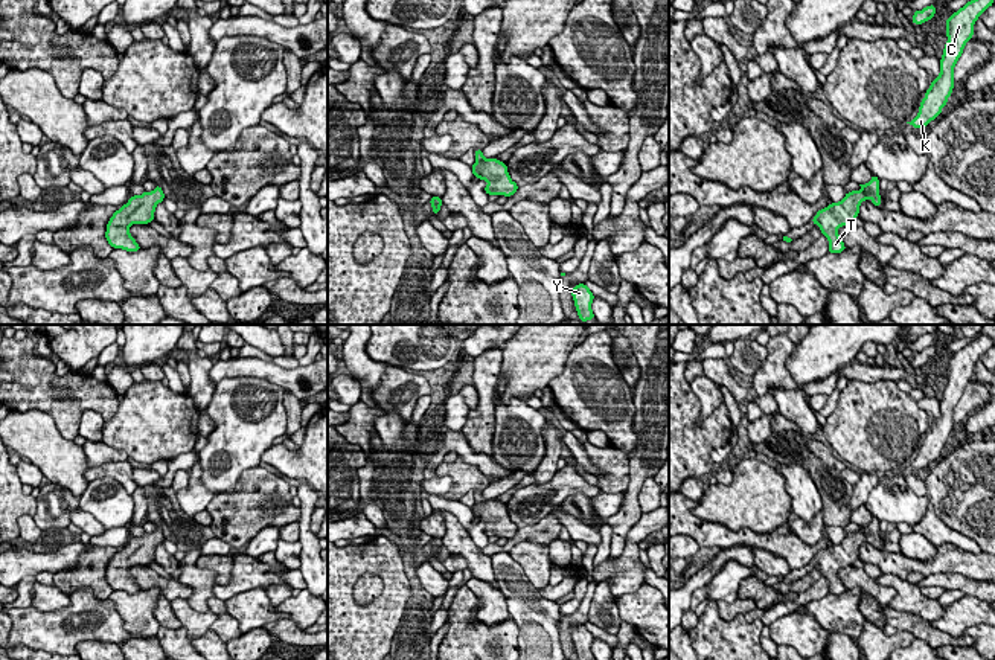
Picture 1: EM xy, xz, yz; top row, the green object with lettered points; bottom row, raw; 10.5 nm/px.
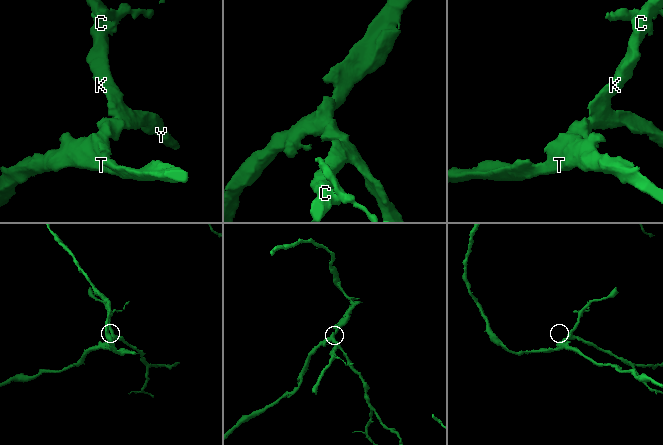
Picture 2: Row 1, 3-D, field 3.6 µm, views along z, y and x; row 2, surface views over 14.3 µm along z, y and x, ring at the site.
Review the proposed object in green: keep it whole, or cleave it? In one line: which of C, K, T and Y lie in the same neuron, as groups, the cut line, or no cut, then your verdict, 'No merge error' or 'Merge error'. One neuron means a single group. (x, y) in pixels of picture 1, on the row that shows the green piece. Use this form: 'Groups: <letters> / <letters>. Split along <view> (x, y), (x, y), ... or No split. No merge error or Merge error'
Groups: C K T Y. No split. No merge error

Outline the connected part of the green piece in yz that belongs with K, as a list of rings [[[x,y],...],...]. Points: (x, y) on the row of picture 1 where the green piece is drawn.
[[[971,0],[946,18],[948,41],[939,62],[940,75],[925,91],[917,116],[907,123],[914,128],[926,128],[931,120],[942,114],[942,108],[946,105],[954,88],[954,67],[961,56],[966,43],[974,37],[975,21],[992,5],[993,0]]]

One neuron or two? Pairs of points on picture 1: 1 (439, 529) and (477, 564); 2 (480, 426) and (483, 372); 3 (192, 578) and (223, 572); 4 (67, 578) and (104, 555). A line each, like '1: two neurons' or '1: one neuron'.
1: two neurons
2: one neuron
3: two neurons
4: one neuron

